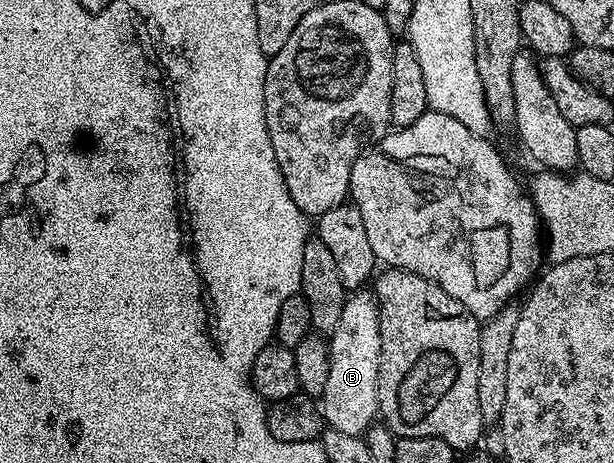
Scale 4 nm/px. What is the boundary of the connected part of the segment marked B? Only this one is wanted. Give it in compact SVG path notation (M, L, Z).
M370 290L348 294L341 321L330 332L329 382L321 396L323 422L332 431L366 436L379 415L379 362L381 361L381 325L379 304Z

